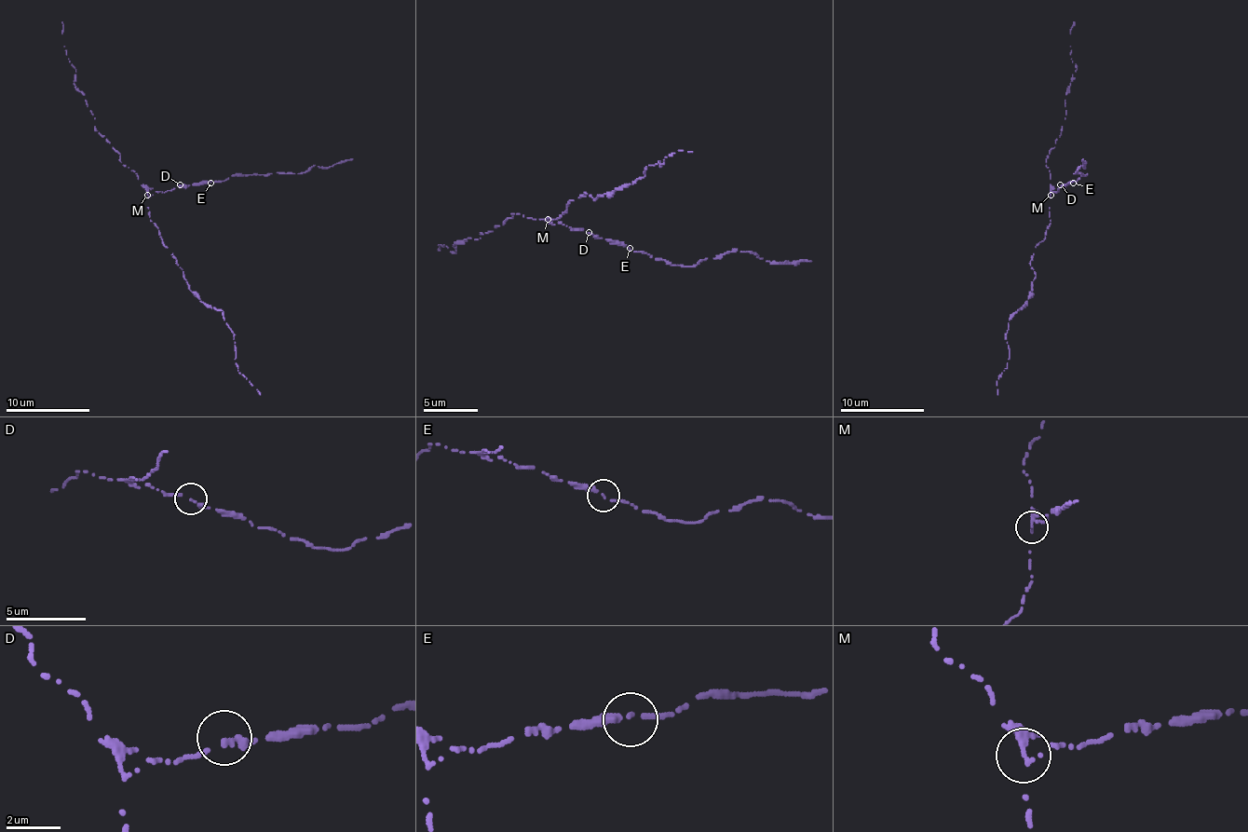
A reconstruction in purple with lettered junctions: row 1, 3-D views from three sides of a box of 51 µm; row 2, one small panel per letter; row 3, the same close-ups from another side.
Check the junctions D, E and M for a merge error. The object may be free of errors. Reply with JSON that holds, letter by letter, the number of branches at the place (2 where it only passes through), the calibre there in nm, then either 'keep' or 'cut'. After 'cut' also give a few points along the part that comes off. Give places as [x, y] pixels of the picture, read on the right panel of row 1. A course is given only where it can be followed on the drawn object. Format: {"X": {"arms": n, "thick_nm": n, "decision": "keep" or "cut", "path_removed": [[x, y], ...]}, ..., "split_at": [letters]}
{"D": {"arms": 2, "thick_nm": 220, "decision": "keep"}, "E": {"arms": 2, "thick_nm": 200, "decision": "keep"}, "M": {"arms": 2, "thick_nm": 220, "decision": "cut", "path_removed": [[1050, 195], [1050, 226], [1031, 260], [1035, 271], [1026, 303], [1010, 320], [1008, 365], [997, 380], [997, 395]]}, "split_at": ["M"]}

